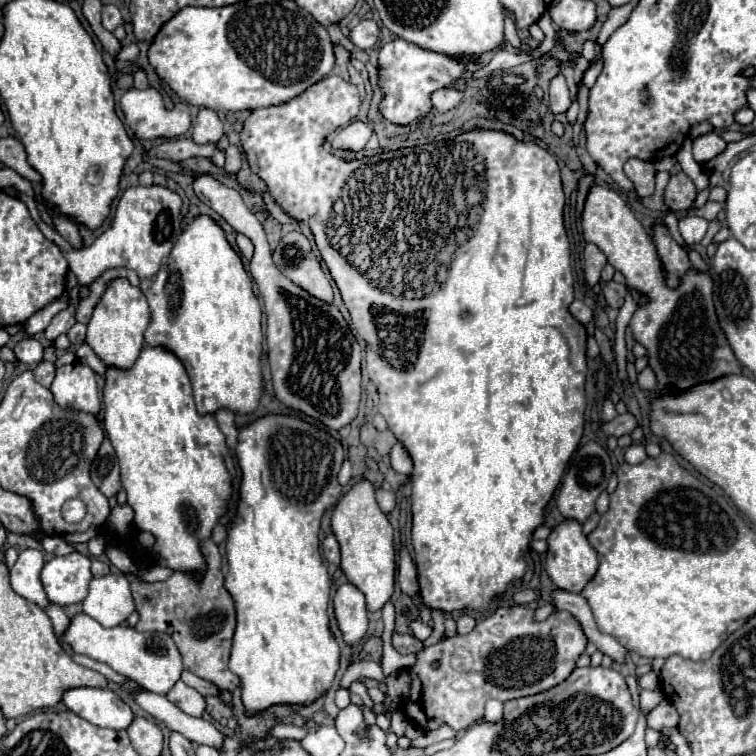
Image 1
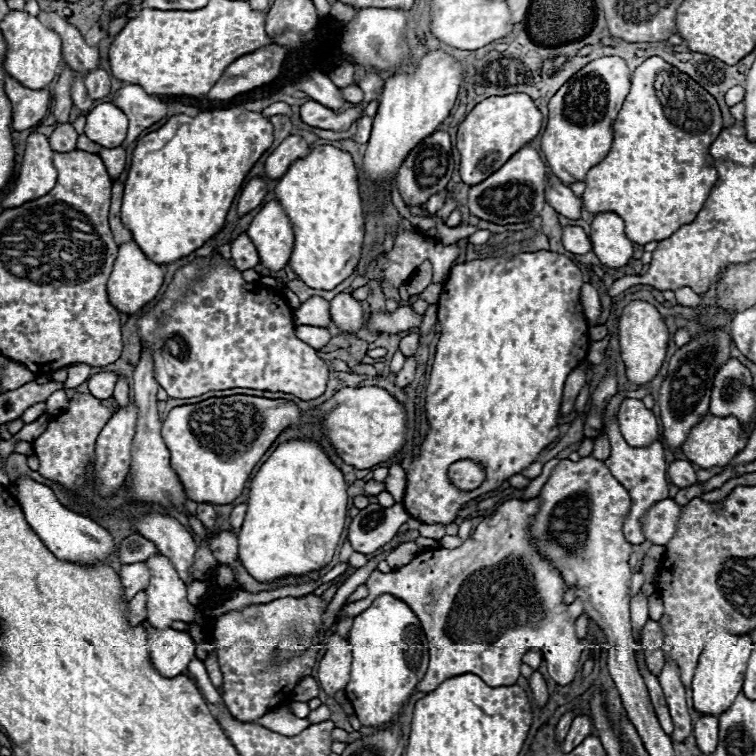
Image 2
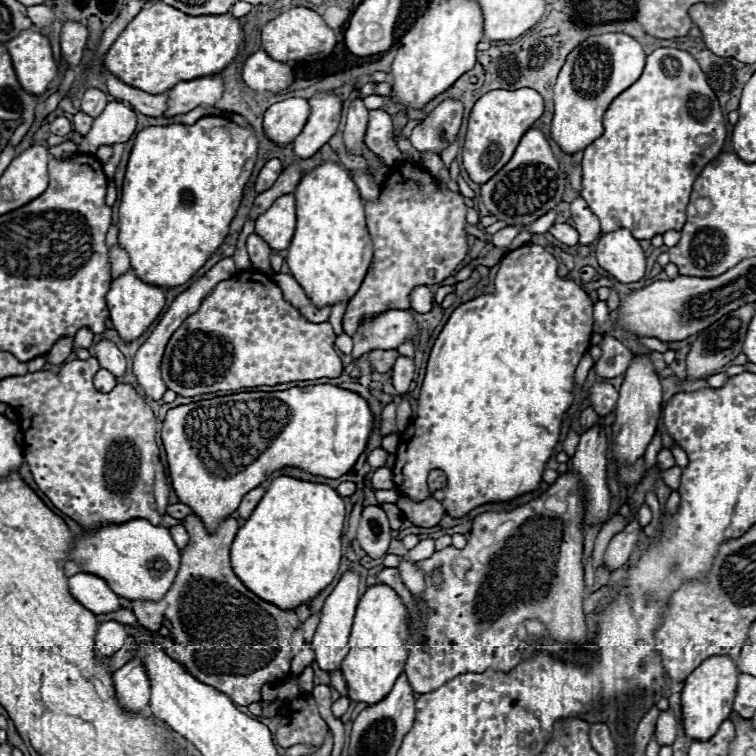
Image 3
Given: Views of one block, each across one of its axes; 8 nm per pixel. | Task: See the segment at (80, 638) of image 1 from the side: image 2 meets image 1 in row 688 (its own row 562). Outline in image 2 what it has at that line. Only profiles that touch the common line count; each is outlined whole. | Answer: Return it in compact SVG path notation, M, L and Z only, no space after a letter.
M158 552L146 564L152 572L150 584L144 590L148 622L158 630L168 628L176 620L192 622L196 608L188 602L186 584L178 578L170 560Z

